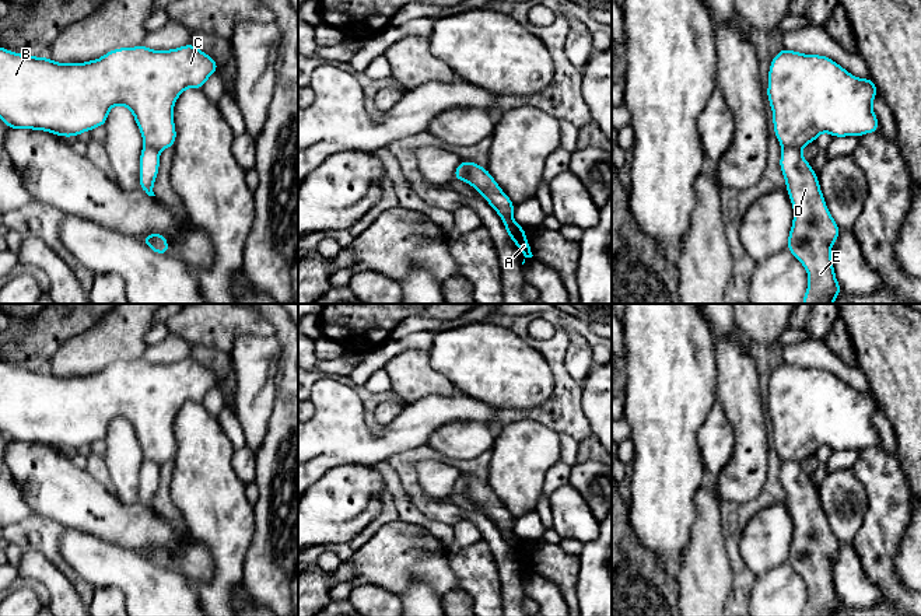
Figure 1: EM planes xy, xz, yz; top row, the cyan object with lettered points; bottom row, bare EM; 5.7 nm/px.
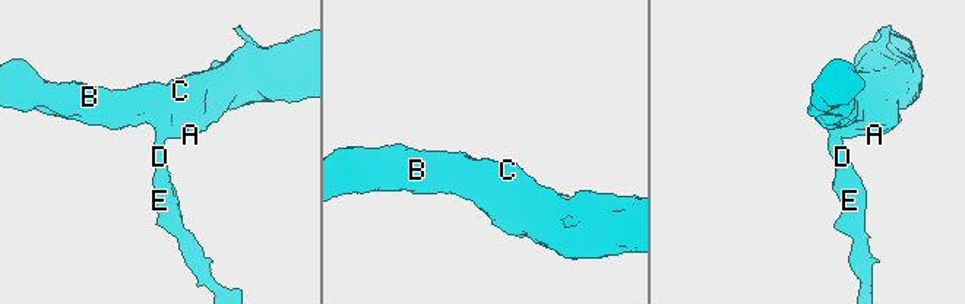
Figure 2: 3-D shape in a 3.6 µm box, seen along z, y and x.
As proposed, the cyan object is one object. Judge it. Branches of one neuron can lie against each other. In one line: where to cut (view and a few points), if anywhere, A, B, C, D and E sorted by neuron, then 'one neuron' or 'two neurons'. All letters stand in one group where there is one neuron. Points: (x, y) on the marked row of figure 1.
xz (463, 161), (465, 175), (461, 179) | A B C / D E | two neurons

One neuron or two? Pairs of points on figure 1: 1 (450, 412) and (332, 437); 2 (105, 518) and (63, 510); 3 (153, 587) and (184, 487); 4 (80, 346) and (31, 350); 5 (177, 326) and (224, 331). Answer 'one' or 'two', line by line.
1: one
2: one
3: two
4: two
5: one

